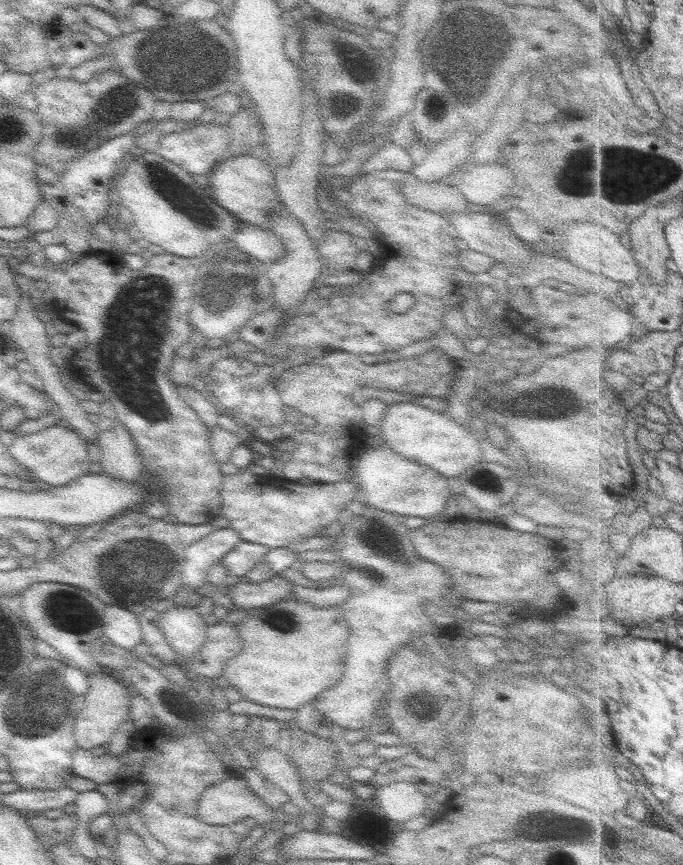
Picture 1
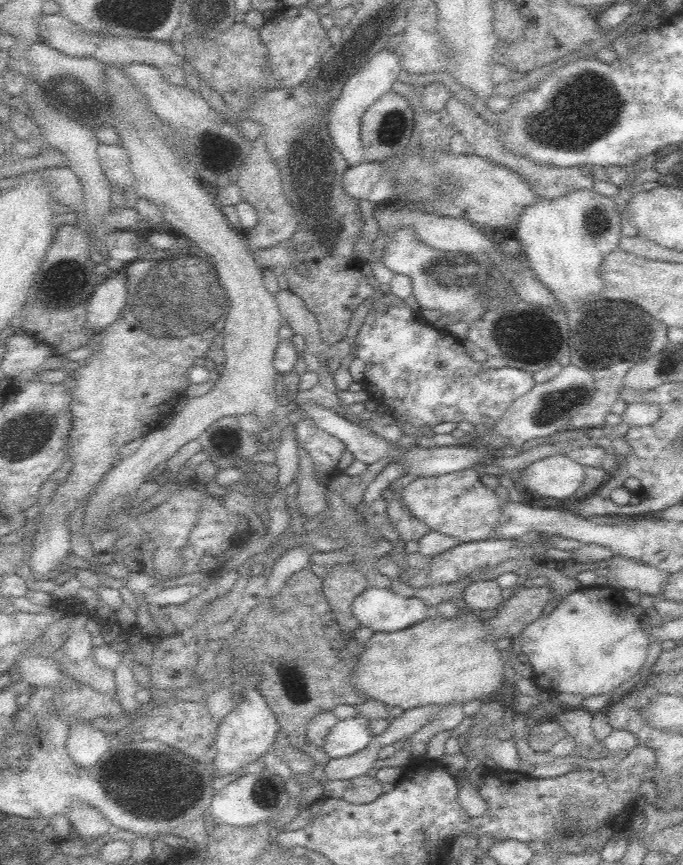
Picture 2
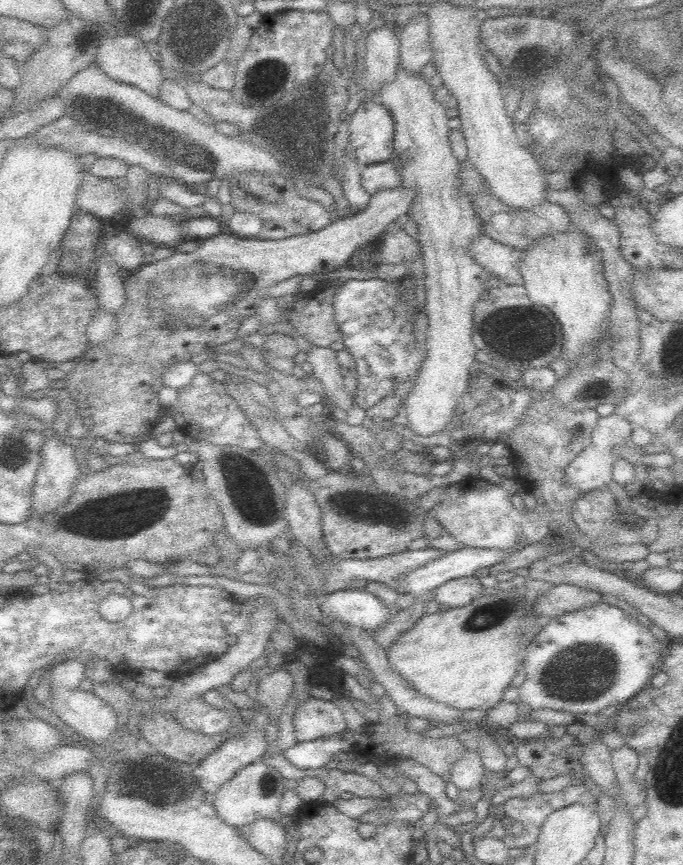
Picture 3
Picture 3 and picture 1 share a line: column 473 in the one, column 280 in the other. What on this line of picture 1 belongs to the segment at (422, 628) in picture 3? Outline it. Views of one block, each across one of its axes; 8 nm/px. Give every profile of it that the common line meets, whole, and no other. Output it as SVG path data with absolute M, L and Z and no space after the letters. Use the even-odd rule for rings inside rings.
M291 596L266 607L246 611L245 620L236 626L243 642L241 651L225 663L222 675L245 701L263 707L297 711L305 702L331 688L341 676L341 662L345 660L349 628L337 608L339 605L317 608L311 602Z

